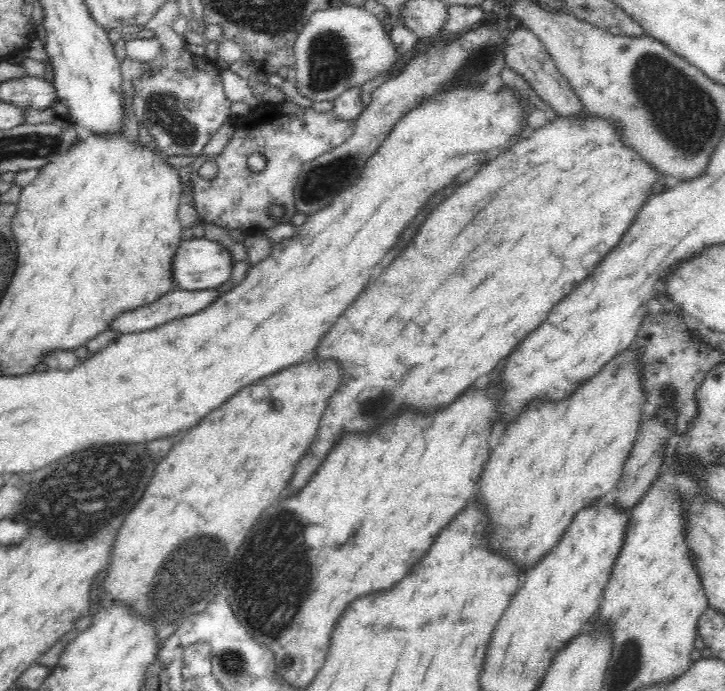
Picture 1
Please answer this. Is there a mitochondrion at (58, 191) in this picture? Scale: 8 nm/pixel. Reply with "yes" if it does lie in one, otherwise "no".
no

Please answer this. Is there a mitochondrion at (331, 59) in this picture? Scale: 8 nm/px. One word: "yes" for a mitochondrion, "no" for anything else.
yes

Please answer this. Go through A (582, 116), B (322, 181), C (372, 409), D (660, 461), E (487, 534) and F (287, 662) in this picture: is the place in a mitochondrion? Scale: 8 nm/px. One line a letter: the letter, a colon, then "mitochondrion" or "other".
A: other
B: mitochondrion
C: mitochondrion
D: other
E: other
F: mitochondrion

